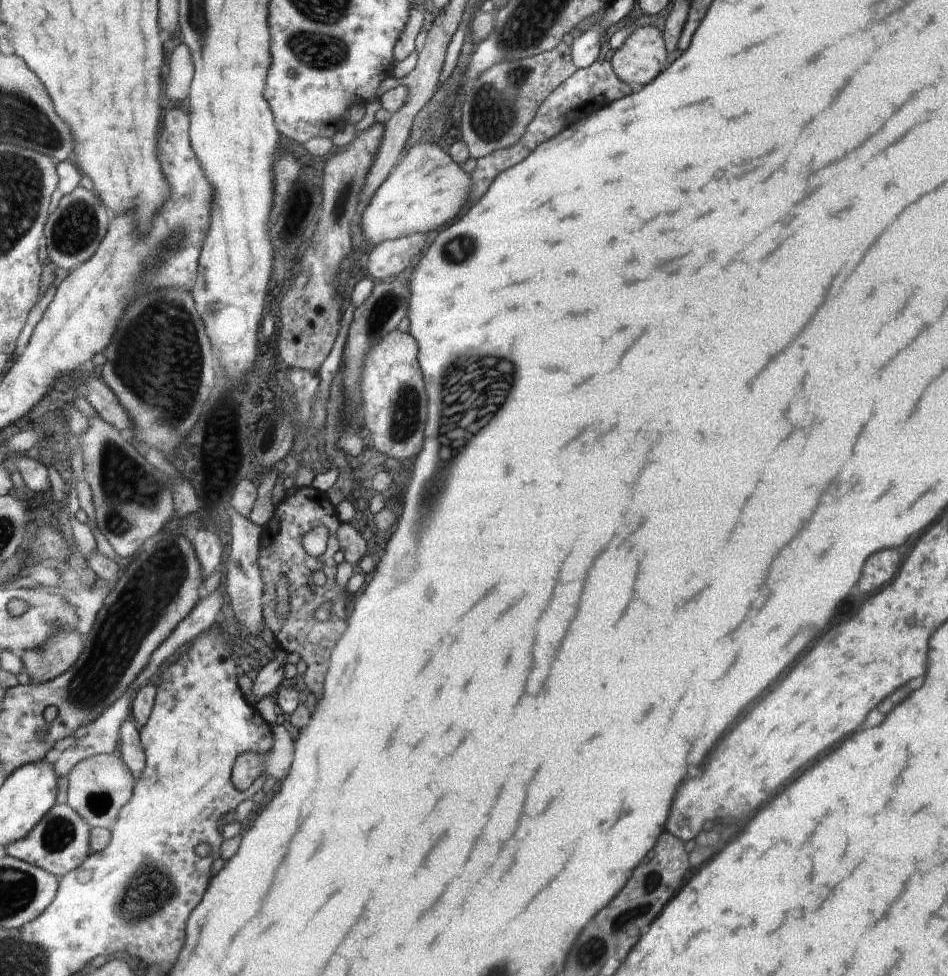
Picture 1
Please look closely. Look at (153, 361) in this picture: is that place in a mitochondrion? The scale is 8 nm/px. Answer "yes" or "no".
yes

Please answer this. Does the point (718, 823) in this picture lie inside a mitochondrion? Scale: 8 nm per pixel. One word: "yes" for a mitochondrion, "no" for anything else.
no

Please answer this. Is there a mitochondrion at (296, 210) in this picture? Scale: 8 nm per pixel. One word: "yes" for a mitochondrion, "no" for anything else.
no

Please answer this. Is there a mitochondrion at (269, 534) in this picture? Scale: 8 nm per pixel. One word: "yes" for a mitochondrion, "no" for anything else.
no

